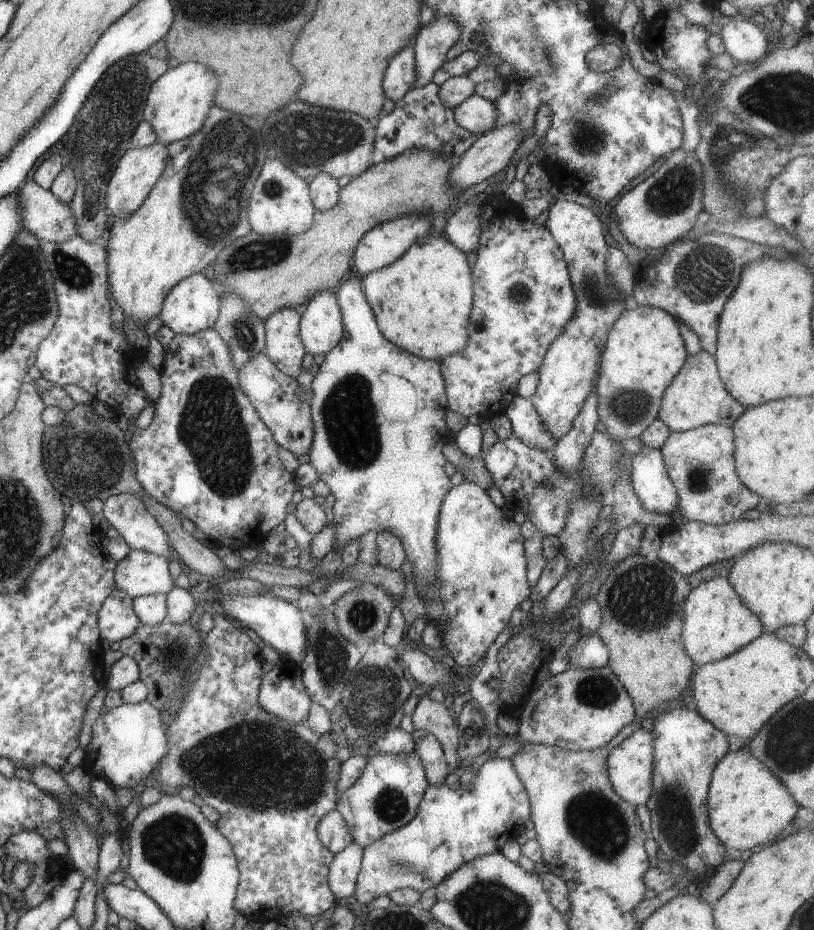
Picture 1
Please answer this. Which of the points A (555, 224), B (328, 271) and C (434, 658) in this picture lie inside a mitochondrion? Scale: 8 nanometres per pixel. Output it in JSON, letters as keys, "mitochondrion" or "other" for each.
{"A":"other","B":"other","C":"other"}

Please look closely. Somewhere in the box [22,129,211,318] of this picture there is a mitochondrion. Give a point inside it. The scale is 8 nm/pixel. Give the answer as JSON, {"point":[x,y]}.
{"point":[72,271]}

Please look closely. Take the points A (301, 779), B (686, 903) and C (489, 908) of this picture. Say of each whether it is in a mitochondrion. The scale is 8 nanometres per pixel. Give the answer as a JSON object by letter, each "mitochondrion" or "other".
{"A":"mitochondrion","B":"other","C":"mitochondrion"}

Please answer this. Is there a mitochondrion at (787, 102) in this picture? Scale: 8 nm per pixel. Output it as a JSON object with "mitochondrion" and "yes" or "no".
{"mitochondrion":"yes"}

